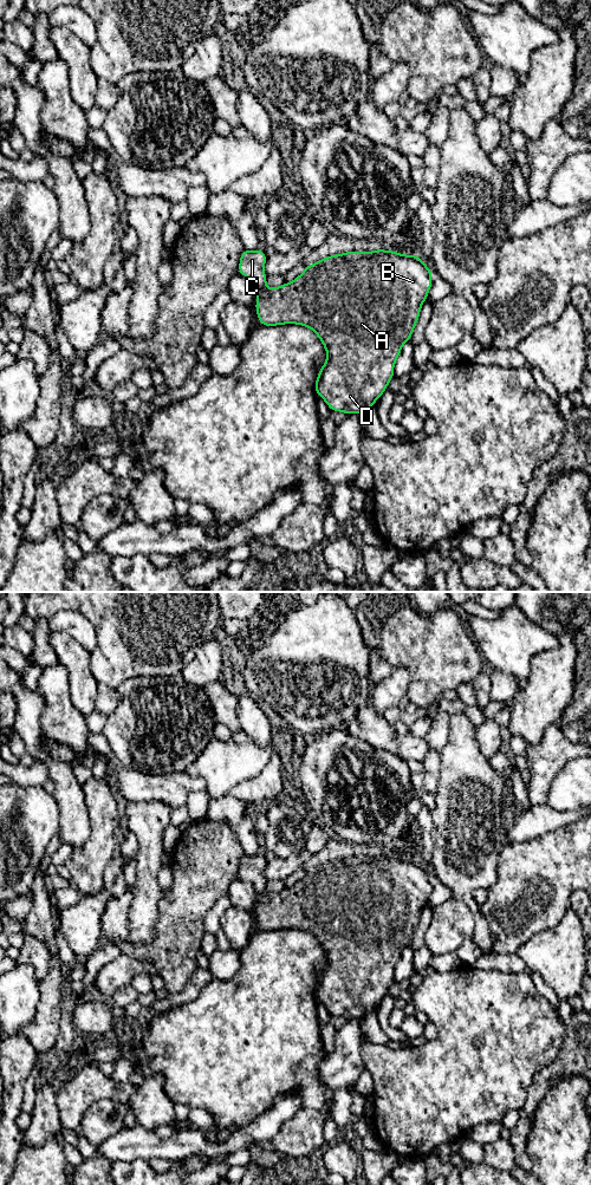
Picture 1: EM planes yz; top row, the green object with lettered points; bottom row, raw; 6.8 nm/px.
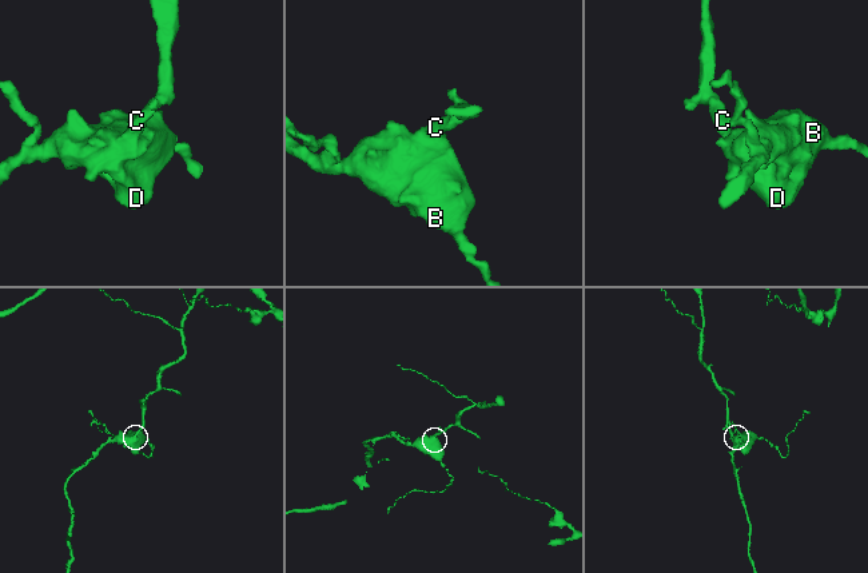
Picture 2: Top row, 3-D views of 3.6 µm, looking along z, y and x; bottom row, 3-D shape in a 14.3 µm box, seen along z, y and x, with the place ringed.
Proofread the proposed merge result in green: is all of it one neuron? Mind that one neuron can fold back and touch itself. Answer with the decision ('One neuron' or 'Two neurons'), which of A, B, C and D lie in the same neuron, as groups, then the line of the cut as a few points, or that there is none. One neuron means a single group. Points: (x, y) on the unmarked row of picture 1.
One neuron. Groups: A B C D. No split

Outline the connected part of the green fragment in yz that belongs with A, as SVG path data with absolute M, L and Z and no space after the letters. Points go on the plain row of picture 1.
M382 853L375 857L351 855L309 870L292 887L268 894L264 877L266 864L266 858L260 854L243 854L239 868L239 879L251 883L254 887L258 903L255 914L260 930L297 929L311 933L319 942L327 958L314 989L317 1001L326 1007L331 1016L342 1016L345 1020L364 1018L372 1014L372 1009L381 1003L394 983L394 970L402 951L413 940L421 911L427 905L433 890L431 874L417 860L404 860Z

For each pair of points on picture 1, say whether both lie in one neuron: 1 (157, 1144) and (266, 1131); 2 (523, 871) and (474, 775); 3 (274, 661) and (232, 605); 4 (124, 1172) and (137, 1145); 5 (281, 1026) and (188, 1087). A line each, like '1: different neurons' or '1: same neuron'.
1: same neuron
2: different neurons
3: different neurons
4: different neurons
5: same neuron

